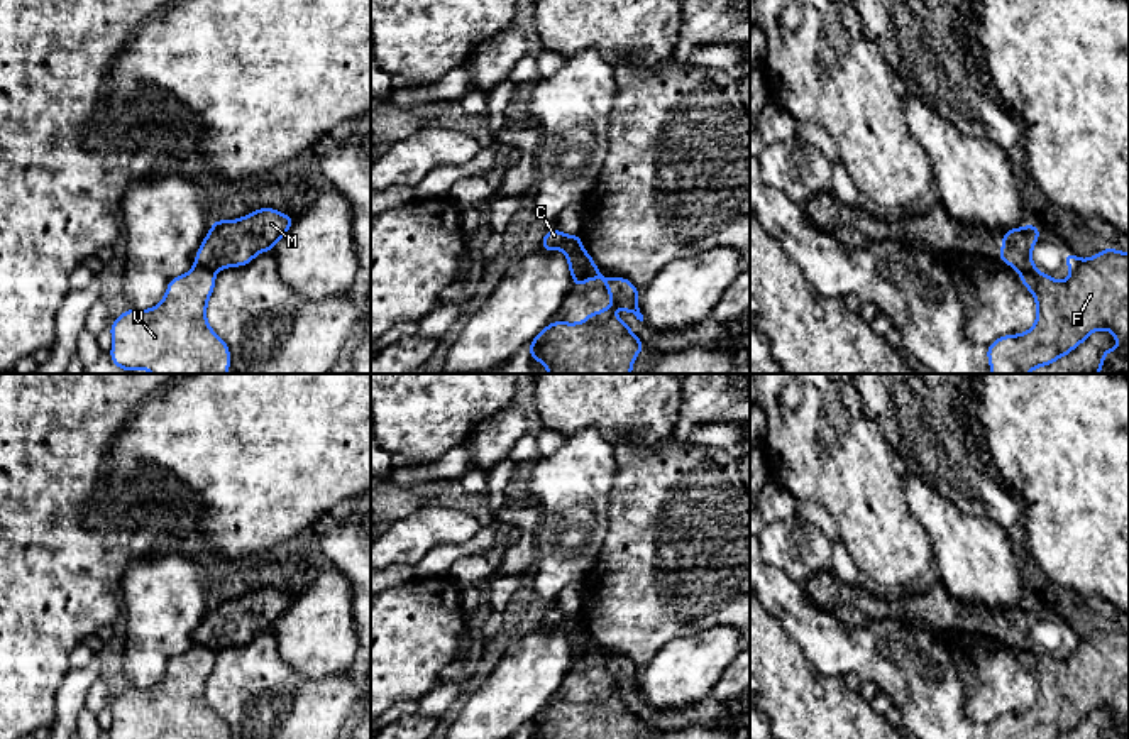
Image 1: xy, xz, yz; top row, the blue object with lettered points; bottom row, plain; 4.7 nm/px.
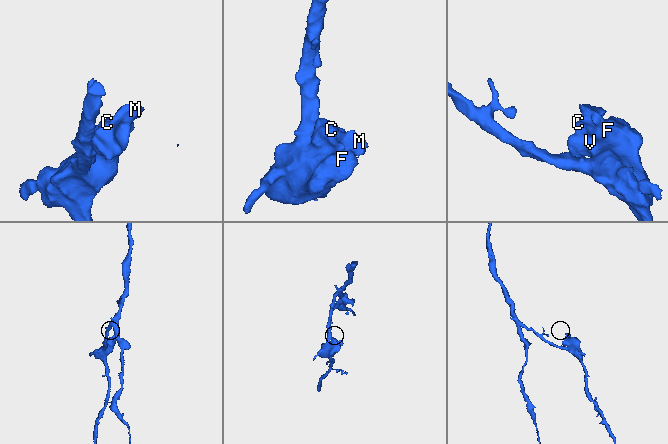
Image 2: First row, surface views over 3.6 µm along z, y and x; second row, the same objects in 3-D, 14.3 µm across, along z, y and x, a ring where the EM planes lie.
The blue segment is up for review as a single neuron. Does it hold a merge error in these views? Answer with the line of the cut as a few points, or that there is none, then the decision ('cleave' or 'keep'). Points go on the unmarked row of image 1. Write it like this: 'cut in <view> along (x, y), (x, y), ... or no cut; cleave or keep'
cut in xz along (583, 629), (588, 658); cleave

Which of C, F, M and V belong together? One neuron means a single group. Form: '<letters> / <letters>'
C F V / M

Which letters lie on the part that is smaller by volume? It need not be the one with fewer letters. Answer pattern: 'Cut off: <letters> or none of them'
Cut off: M

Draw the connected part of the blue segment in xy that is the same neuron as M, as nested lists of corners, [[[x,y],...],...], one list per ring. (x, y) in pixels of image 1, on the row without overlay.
[[[259,587],[232,600],[215,599],[195,634],[196,643],[215,651],[247,644],[257,632],[273,629],[293,600],[274,587]]]

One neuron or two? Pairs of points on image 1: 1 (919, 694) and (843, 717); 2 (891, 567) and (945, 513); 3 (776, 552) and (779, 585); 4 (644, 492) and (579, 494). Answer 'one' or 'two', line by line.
1: two
2: two
3: two
4: two

